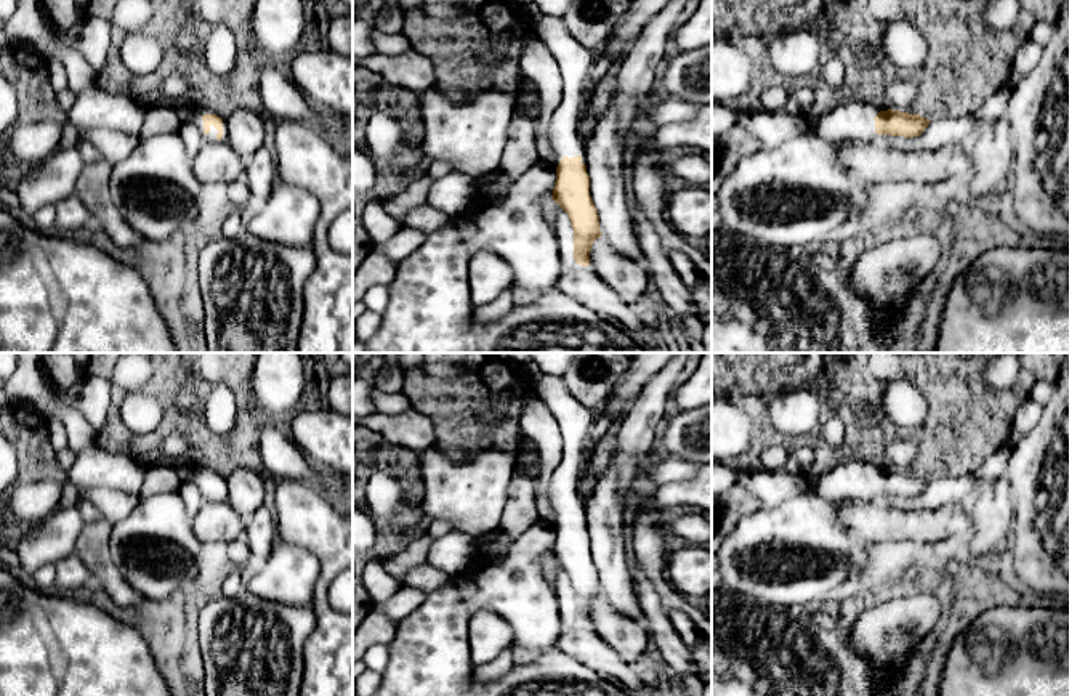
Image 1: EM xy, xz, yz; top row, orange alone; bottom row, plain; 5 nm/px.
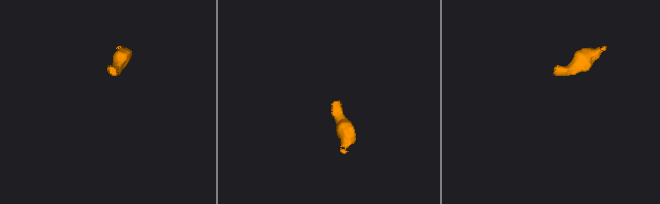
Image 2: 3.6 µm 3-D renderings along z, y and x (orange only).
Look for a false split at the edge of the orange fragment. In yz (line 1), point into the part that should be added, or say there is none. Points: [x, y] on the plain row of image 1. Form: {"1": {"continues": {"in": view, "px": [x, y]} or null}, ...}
{"1": {"continues": null}}

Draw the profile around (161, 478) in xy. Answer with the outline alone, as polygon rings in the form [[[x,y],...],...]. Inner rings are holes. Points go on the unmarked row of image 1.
[[[197,462],[196,470],[196,480],[184,480],[175,471],[173,465],[157,463],[147,467],[143,489],[136,494],[138,502],[151,496],[176,492],[181,496],[184,510],[189,515],[191,523],[194,526],[194,520],[204,507],[216,502],[228,502],[228,478],[223,478],[223,497],[218,500],[218,489],[213,484],[210,484],[208,494],[204,492],[202,476],[205,473],[215,473],[213,468]]]

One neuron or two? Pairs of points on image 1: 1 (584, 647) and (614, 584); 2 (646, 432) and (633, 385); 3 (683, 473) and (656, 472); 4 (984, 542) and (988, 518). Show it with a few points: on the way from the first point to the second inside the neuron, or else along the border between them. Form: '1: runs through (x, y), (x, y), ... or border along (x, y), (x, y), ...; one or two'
1: border along (588, 626), (619, 655); two
2: runs through (643, 420), (643, 409), (633, 396); one
3: runs through (677, 472), (662, 472); one
4: runs through (988, 536), (988, 525); one

